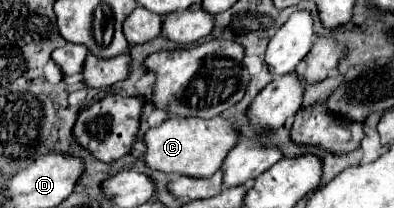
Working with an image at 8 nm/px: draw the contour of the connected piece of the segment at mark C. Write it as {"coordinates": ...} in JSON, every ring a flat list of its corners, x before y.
{"coordinates":[[222,116,214,117,214,119,170,117,162,125,148,129,144,135,144,141,148,145,144,159,150,169,180,173,190,177,210,177,222,167,226,155,230,153,230,147,236,145,238,131,234,130]]}

